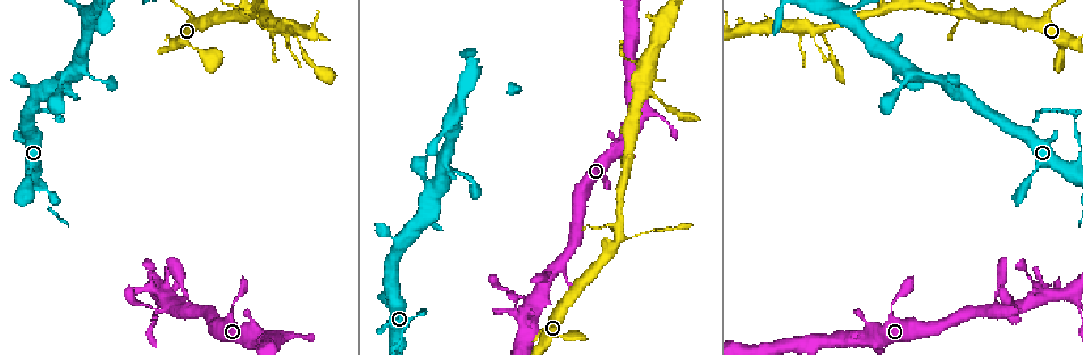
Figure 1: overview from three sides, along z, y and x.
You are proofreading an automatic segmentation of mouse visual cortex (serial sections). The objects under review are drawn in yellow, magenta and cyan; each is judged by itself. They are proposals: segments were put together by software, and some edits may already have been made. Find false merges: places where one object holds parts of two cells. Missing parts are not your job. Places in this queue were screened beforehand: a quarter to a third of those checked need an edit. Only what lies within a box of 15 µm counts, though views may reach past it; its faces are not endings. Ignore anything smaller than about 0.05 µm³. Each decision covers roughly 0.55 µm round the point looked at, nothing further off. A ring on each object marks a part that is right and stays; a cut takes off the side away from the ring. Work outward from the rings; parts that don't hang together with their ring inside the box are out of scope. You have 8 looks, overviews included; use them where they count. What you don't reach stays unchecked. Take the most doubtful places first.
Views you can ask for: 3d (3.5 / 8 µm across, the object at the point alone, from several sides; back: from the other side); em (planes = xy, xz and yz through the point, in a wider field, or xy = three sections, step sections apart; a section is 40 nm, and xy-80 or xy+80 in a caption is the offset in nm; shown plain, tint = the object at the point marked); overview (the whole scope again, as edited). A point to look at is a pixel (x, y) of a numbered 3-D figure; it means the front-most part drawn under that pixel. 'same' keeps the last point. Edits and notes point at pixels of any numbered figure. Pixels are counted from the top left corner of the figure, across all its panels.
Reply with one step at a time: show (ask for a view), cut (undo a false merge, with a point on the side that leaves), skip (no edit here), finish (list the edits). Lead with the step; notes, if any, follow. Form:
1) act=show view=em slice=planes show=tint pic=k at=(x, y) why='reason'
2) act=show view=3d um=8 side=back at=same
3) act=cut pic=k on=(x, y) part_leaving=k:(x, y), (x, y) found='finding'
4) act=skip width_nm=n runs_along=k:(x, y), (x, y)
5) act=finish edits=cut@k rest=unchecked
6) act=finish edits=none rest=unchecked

act=show view=3d um=3.5 pic=1 at=(1028, 278) why='narrows sharply'

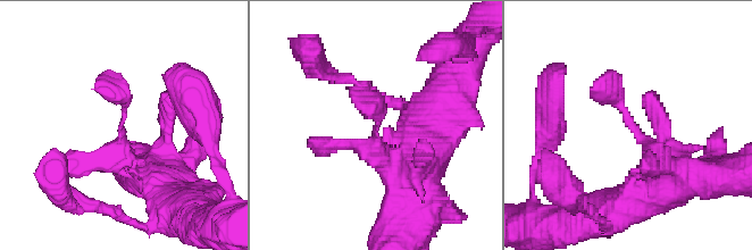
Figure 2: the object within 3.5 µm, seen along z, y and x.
act=show view=em slice=xy step=1 show=plain pic=2 at=(630, 121)

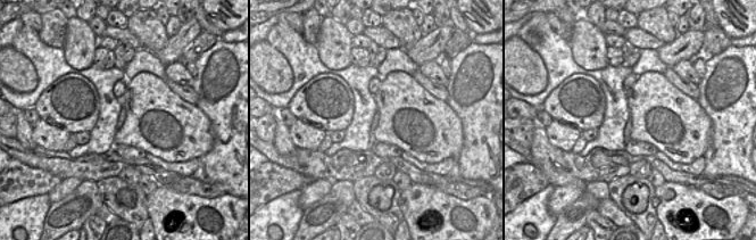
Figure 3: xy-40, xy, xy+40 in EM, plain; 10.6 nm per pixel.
act=show view=em slice=xy step=1 show=tint at=same why='with the object marked'

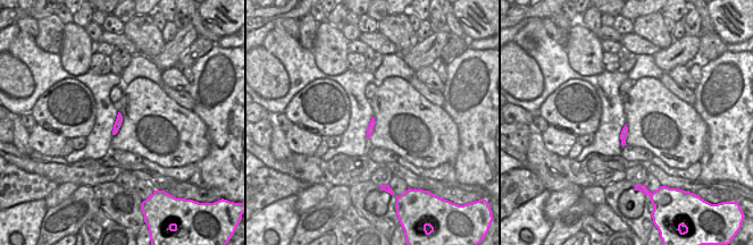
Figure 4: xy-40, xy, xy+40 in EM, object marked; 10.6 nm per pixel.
act=skip runs_along=2:(670, 178), (609, 88), (594, 81) found='one cell here'

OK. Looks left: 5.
act=show view=3d um=3.5 pic=1 at=(629, 238) why='calibre changes'

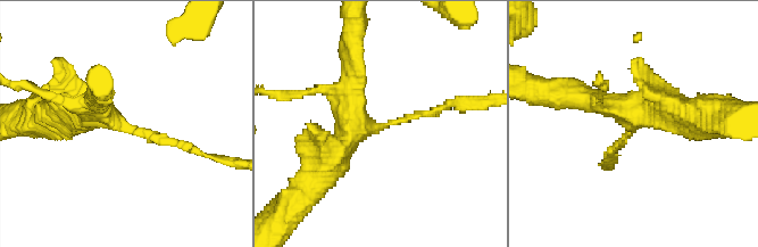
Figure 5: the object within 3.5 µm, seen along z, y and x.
act=show view=em slice=xy step=3 show=tint pic=5 at=(634, 124)

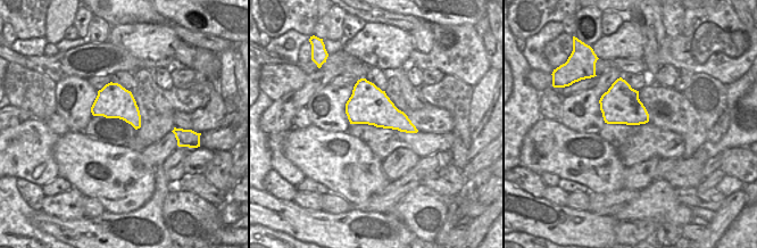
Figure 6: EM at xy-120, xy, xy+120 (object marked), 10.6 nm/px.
act=skip runs_along=5:(330, 164), (351, 130), (446, 106) found='continuous, no second cell'

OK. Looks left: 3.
act=show view=3d um=3.5 pic=1 at=(812, 27) why='thin arm on a thick one'

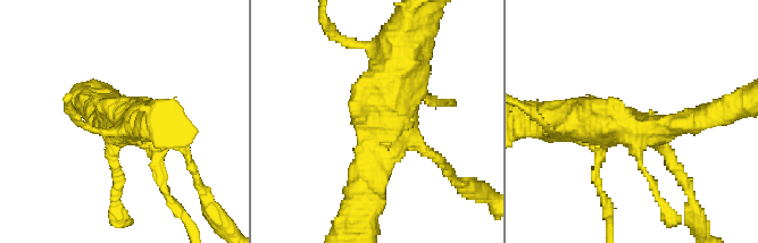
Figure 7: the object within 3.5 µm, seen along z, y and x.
act=show view=em slice=xy step=1 show=tint pic=7 at=(387, 131) why='shape alone is not enough'

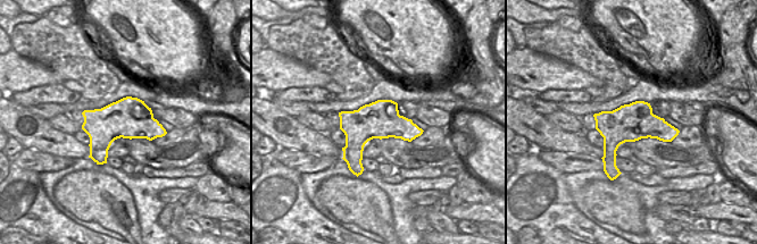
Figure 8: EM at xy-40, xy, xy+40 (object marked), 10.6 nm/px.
act=skip runs_along=7:(361, 195), (400, 59) found='all the same cell'

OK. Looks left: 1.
act=show view=3d um=3.5 pic=1 at=(1070, 111) why='sharp bend'

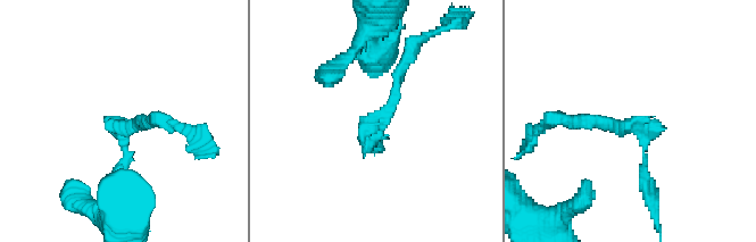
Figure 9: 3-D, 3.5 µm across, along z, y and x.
act=cut pic=9 on=(372, 117) part_leaving=9:(376, 135), (407, 53) found='a second cell is stuck on'

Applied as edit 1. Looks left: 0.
act=finish edits=cut@9 rest=unchecked

